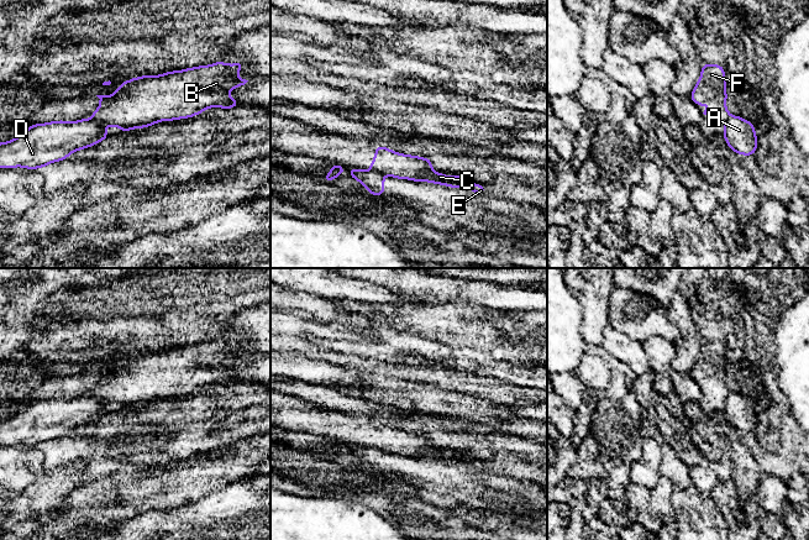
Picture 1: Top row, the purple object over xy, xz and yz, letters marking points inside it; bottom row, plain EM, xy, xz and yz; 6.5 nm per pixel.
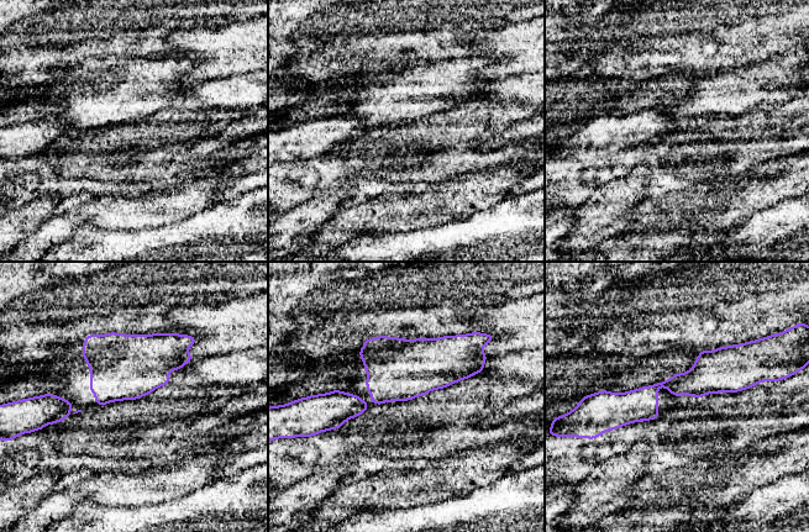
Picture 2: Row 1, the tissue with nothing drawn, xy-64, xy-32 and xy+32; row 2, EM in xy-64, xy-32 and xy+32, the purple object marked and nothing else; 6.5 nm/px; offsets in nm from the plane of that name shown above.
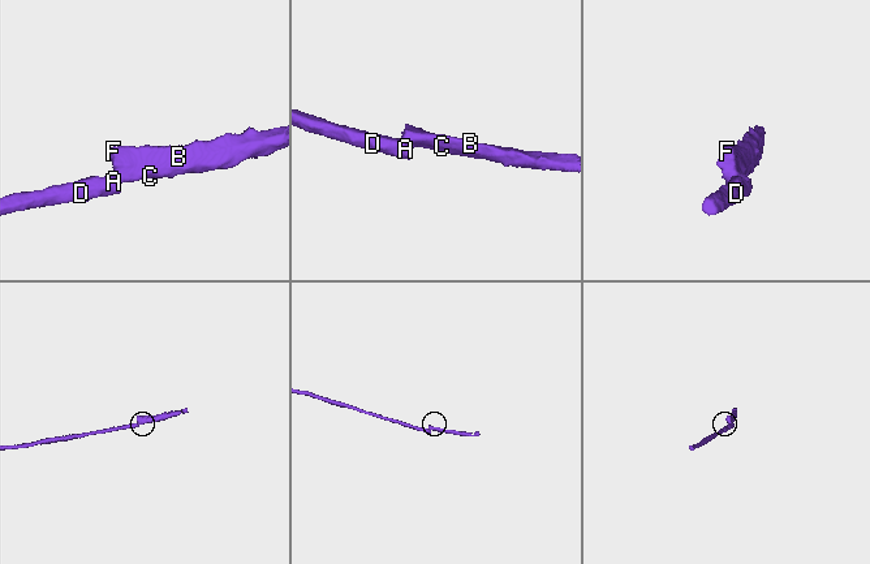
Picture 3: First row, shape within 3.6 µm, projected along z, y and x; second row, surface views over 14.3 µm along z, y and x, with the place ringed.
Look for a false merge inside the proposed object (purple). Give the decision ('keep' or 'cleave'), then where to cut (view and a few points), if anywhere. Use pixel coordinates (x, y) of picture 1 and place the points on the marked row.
cleave; cut in xz along (369, 169), (383, 176)

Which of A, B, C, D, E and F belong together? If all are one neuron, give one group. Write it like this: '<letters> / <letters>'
A D / B C E F

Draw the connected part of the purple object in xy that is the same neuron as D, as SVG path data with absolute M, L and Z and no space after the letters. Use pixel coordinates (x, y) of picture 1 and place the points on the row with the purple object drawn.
M94 119L31 125L25 133L0 143L0 168L42 168L101 140L107 140L106 127Z

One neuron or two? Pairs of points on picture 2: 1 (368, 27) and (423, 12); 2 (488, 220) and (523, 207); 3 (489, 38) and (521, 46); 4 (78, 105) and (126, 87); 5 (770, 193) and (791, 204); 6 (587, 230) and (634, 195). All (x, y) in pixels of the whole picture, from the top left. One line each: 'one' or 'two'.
1: one
2: one
3: one
4: one
5: two
6: one

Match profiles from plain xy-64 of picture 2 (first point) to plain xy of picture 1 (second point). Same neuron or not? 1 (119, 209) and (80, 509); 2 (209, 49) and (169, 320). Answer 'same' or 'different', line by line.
1: same
2: different

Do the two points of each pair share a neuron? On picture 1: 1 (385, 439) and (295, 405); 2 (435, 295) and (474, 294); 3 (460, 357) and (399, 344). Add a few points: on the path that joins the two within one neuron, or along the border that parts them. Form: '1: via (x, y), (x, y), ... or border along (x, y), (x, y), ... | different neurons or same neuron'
1: via (363, 433), (318, 421) | same neuron
2: via (445, 294), (465, 294) | same neuron
3: via (445, 355), (414, 349) | same neuron

